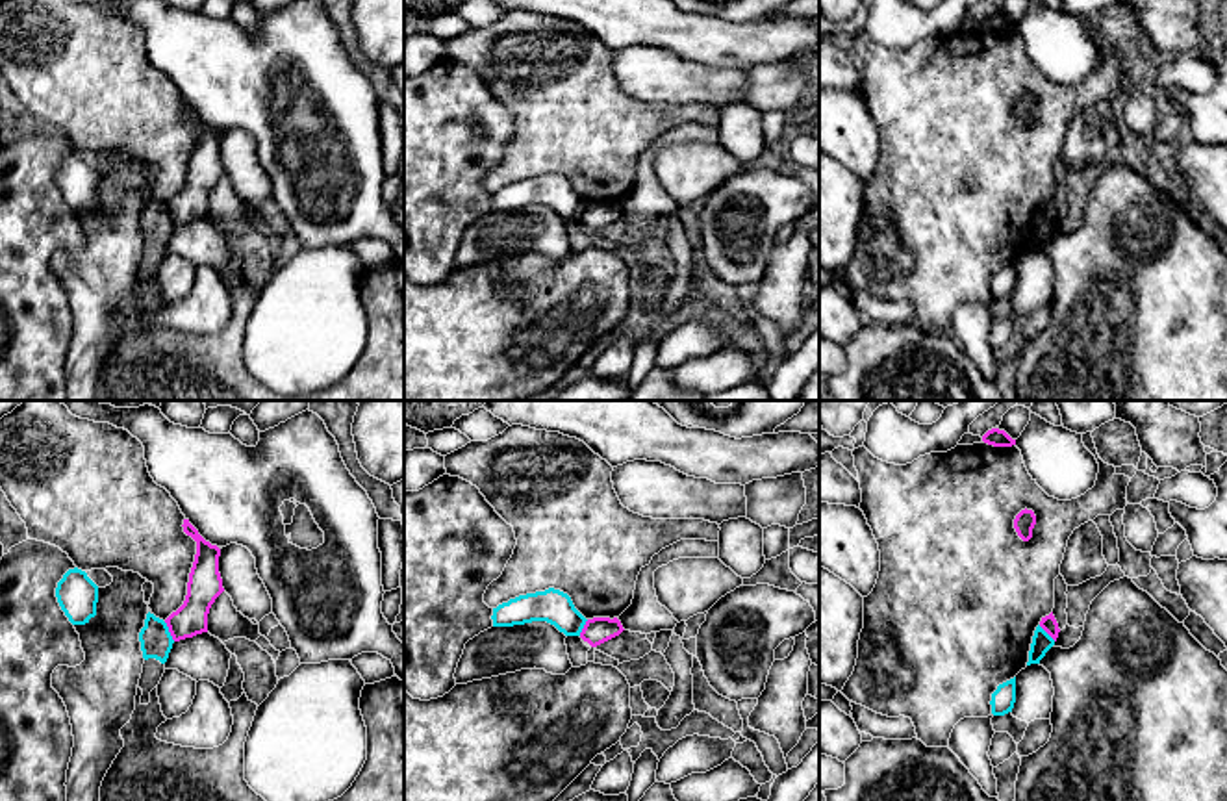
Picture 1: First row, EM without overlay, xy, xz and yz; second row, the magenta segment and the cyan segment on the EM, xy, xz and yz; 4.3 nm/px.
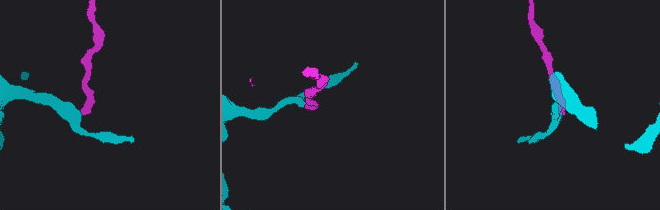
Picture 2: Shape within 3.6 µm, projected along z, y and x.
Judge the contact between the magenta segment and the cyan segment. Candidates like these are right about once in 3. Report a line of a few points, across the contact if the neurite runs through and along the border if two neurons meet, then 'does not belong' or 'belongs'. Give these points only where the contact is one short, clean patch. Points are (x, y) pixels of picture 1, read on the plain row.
xy (164, 206), (175, 225) | does not belong

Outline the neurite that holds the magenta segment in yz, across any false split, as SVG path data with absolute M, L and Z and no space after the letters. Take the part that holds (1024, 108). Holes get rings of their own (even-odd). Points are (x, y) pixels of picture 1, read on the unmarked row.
M1021 95L1014 104L1014 113L1023 126L1032 122L1032 113L1036 109L1036 100L1032 95Z

